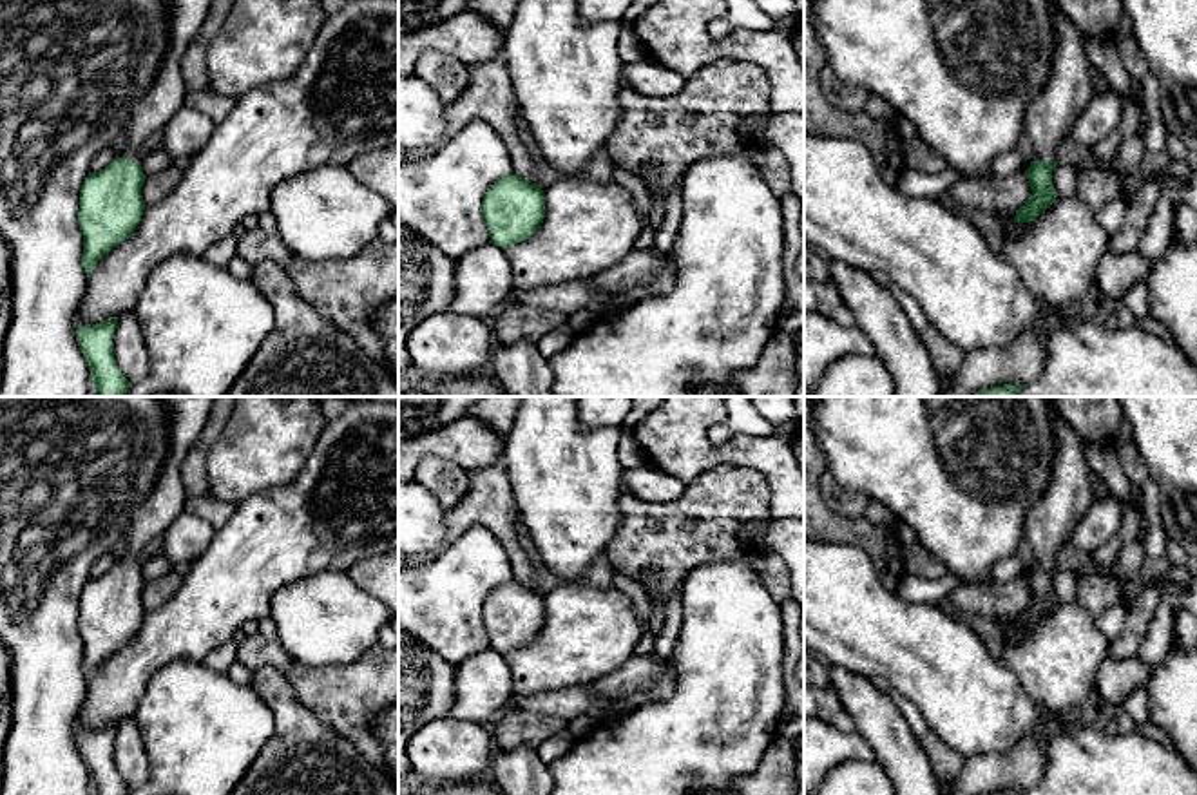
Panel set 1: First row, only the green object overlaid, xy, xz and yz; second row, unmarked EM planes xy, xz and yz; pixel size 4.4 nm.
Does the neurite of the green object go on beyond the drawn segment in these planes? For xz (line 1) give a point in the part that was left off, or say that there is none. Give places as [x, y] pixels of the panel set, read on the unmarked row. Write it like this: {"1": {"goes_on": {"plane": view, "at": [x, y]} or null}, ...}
{"1": {"goes_on": null}}

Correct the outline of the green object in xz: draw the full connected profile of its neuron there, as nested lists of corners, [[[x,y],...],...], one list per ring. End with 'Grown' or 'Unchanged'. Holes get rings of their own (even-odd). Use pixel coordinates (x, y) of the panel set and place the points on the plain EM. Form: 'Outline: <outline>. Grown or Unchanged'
Outline: [[[516,579],[505,581],[485,598],[482,618],[491,648],[507,656],[529,645],[543,628],[543,596]]]. Unchanged

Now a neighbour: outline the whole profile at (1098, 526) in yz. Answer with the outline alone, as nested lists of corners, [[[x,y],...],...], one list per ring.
[[[1106,494],[1101,500],[1094,500],[1076,525],[1070,543],[1087,554],[1092,554],[1114,538],[1121,520],[1123,505],[1119,498]]]

